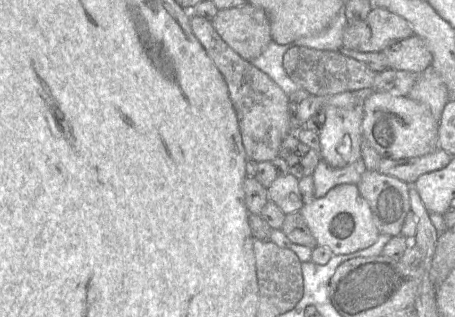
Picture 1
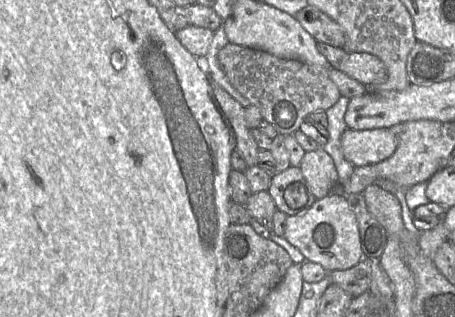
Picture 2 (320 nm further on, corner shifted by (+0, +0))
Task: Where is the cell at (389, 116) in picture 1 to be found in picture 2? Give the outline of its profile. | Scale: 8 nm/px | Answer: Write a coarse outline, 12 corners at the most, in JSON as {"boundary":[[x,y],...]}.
{"boundary":[[389,128],[352,130],[341,136],[353,166],[391,157],[398,136]]}

